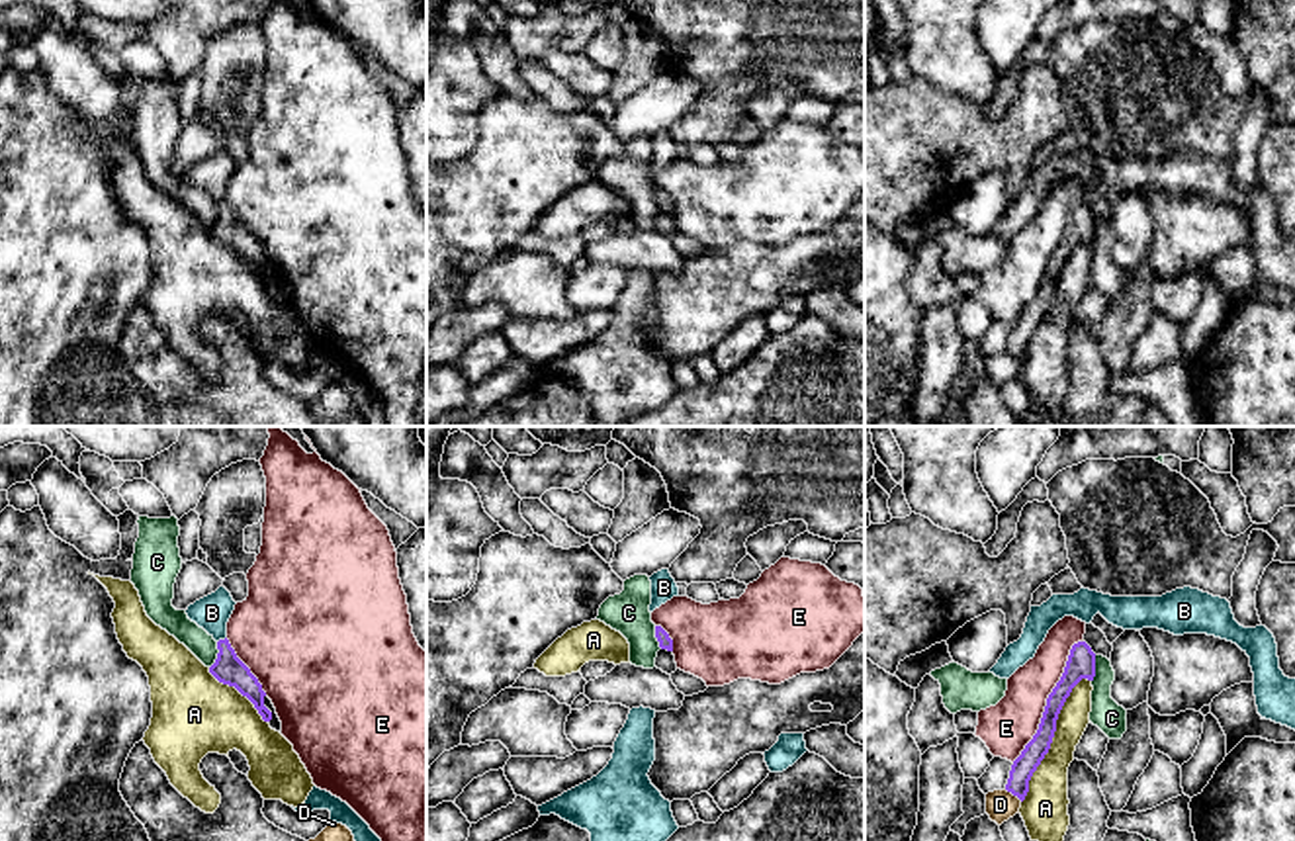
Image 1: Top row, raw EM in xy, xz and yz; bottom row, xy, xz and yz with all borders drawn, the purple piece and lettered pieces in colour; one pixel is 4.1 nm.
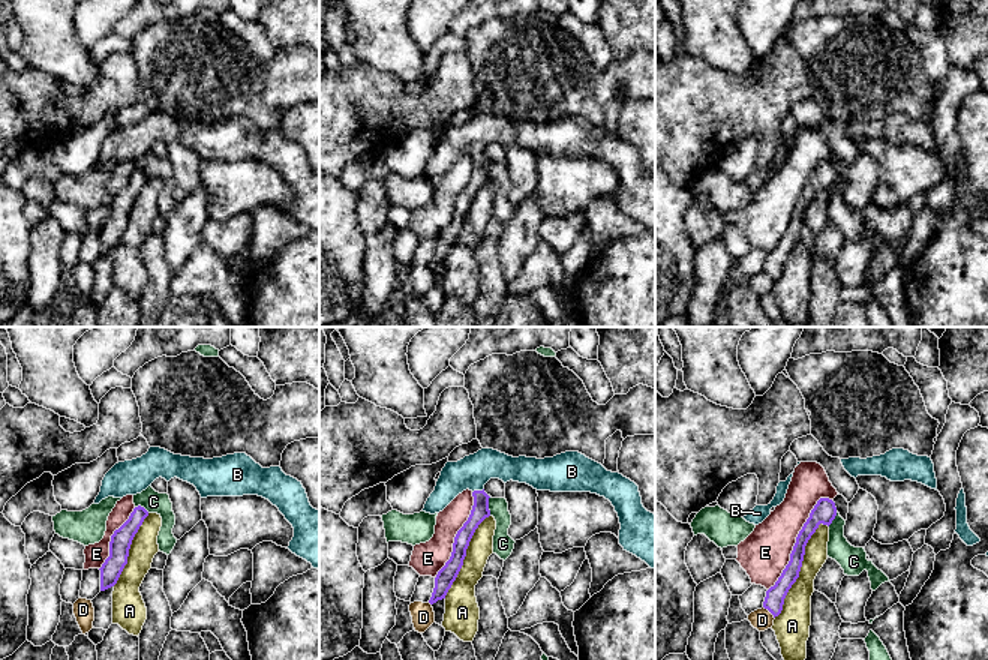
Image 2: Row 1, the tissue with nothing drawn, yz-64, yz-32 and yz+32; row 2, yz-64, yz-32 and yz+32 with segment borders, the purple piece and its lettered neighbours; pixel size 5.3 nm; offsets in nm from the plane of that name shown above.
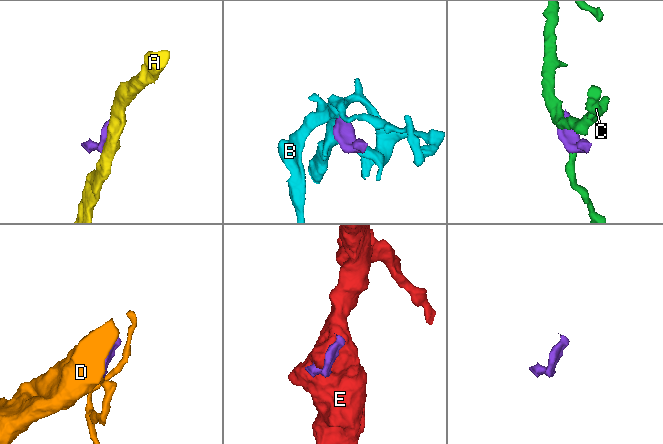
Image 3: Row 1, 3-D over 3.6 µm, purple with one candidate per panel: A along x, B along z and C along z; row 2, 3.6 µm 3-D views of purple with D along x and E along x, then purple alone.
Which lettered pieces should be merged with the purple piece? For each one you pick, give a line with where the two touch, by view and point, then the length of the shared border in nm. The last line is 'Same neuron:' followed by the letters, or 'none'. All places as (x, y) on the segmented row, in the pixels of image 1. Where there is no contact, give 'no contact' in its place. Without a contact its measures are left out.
B: xy (222, 640) | 50 nm
Same neuron: B

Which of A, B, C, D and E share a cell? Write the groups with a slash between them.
A / B / C / D / E

